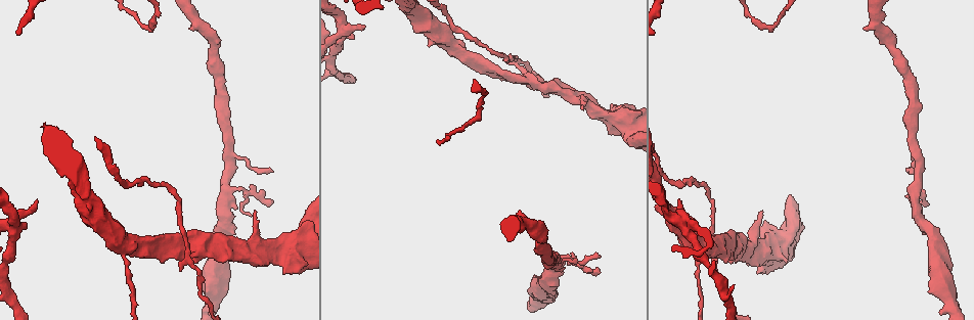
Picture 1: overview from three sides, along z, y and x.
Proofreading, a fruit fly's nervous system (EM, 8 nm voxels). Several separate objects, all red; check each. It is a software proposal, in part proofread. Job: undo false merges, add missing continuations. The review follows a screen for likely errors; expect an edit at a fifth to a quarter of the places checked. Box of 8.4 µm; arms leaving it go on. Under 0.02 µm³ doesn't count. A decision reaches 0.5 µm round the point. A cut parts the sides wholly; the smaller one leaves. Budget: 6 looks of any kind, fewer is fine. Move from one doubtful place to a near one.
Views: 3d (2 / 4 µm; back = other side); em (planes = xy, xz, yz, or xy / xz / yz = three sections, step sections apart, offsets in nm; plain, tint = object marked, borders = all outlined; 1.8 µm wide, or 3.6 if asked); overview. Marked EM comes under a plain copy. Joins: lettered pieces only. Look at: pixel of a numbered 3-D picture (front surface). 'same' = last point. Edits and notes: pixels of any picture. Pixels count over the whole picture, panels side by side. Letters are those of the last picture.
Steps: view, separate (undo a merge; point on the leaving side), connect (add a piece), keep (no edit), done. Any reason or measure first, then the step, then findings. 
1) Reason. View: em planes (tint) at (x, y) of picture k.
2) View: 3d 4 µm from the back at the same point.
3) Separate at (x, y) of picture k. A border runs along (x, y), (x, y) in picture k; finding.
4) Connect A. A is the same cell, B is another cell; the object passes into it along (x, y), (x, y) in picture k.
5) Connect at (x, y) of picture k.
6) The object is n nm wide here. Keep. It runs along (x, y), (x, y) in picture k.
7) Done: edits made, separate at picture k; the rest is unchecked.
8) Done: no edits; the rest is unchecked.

Three arms meet. View: em xz step 16 (borders) at (343, 29) of picture 1.

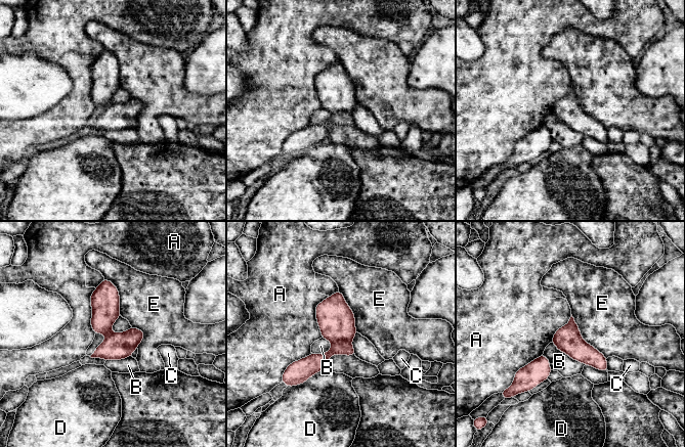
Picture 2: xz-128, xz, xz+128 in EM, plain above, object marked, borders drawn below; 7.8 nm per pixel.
The object is 220 nm wide here. Separate at (336, 320) of picture 2. A, B, C, D and E are other cells; a border runs along (332, 342), (349, 342), (351, 344) in picture 2; two cells meet here.

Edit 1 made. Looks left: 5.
Redraw. View: overview.

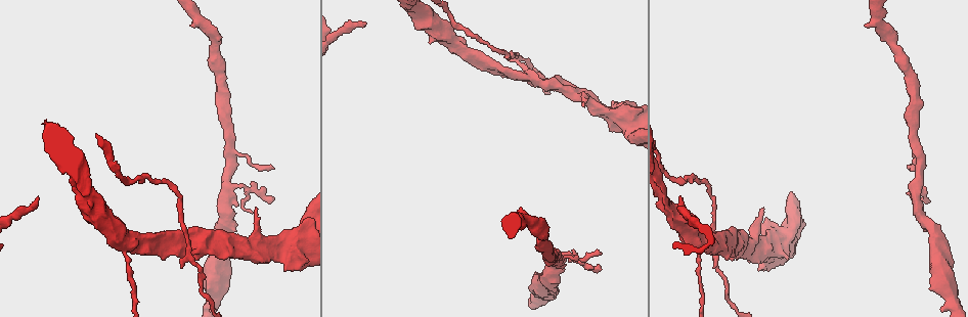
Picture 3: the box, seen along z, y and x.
Sharp bend. View: em xz step 8 (borders) at (225, 190) of picture 3.

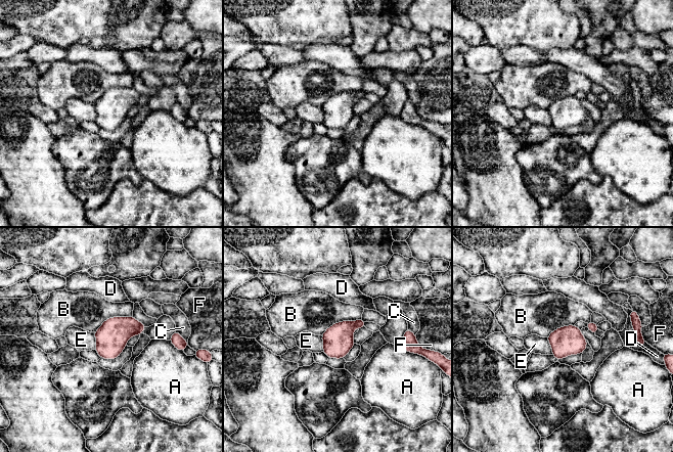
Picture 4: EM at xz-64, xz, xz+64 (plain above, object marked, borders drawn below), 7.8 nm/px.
Keep. A, B, C, D, E and F are other cells; a border runs along (93, 332), (95, 349) in picture 4; all the same cell.

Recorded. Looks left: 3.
An open end. View: 3d 4 µm at (257, 209) of picture 3.

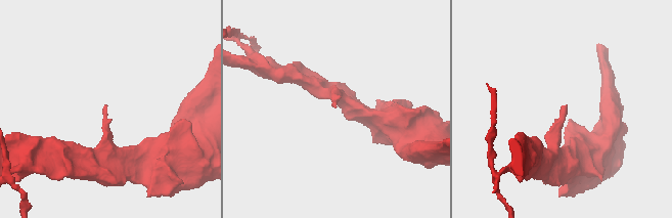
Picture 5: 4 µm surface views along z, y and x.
Shape alone is not enough. View: em yz step 8 (tint) at (566, 106) of picture 5.

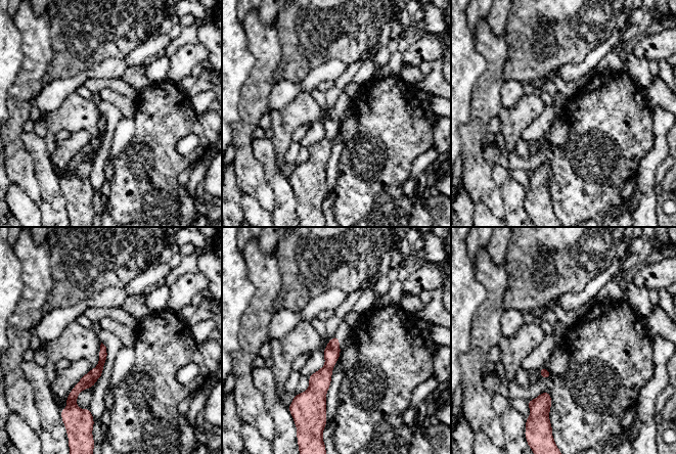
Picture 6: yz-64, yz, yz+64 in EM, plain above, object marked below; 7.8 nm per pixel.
Cut it another way. View: em planes (borders) at the same point.

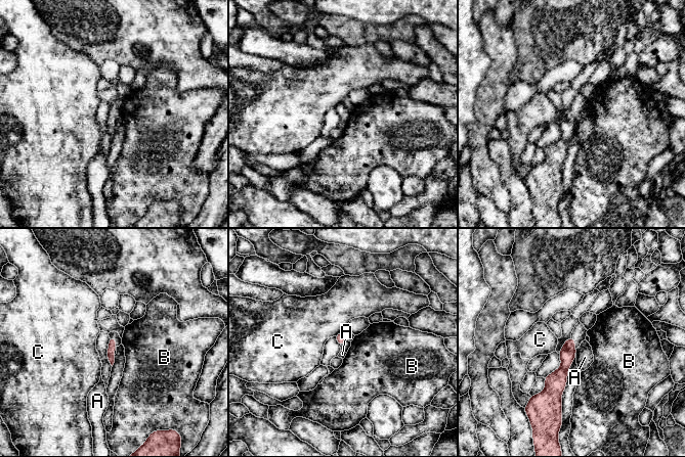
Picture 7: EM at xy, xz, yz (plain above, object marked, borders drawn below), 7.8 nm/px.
Keep. A, B and C are other cells; a border runs along (575, 349), (576, 354) in picture 7; none of them fits.

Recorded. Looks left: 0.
Done: edits made, separate at picture 2; the rest is unchecked.

